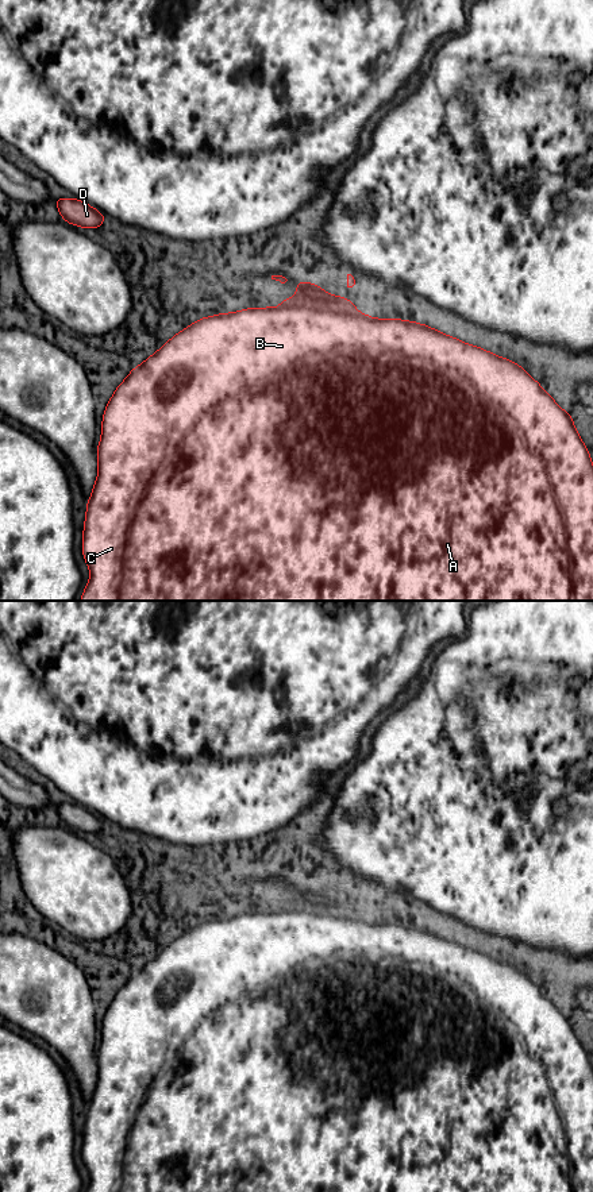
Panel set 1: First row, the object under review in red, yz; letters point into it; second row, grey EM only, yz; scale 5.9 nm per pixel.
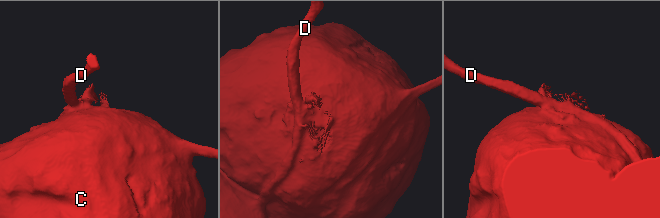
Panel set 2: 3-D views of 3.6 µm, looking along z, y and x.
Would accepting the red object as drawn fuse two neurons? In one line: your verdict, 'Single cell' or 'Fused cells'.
Fused cells

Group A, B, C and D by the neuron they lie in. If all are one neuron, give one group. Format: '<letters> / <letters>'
A B C / D

